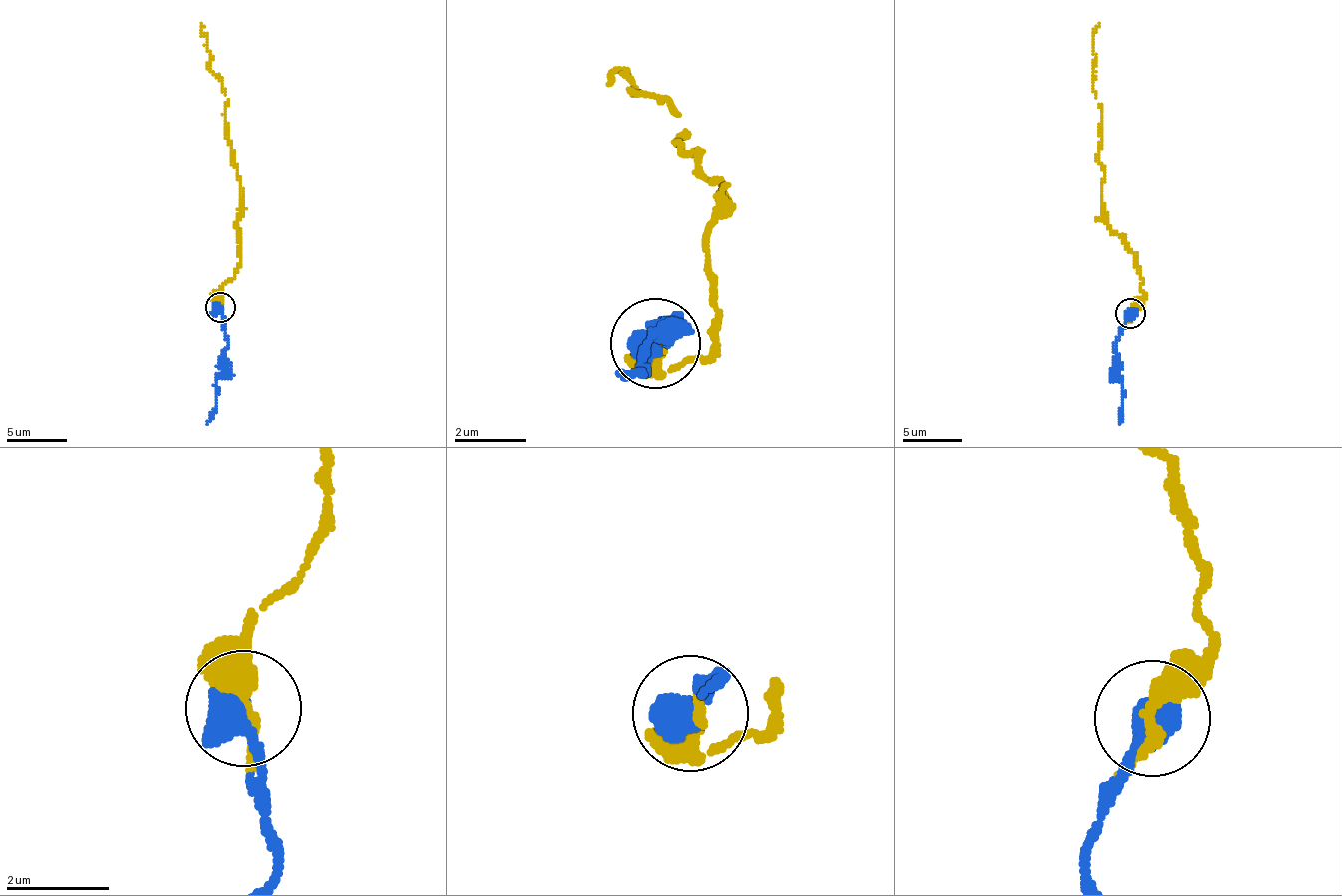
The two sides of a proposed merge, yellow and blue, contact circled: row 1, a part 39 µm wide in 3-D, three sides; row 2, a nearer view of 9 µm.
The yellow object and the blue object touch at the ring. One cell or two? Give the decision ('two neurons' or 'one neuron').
one neuron

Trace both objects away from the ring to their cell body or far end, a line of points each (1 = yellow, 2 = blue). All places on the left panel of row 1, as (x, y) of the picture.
1: (219, 307), (240, 255), (240, 176), (225, 120), (228, 100), (210, 68), (201, 23)
2: (219, 307), (228, 348), (225, 371), (216, 379), (216, 412), (207, 424)

